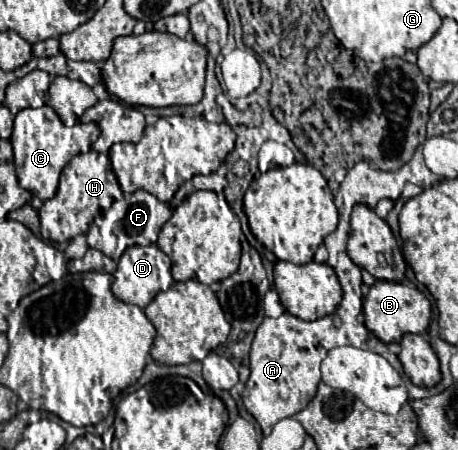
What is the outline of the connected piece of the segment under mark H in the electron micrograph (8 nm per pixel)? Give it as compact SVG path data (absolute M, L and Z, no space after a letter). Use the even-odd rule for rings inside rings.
M90 150L88 154L78 154L64 168L56 196L46 200L38 210L42 238L68 242L78 234L86 234L92 220L108 210L114 201L122 198L123 192L112 171L108 154L100 154L94 150ZM80 162L82 162L82 168L80 168Z

